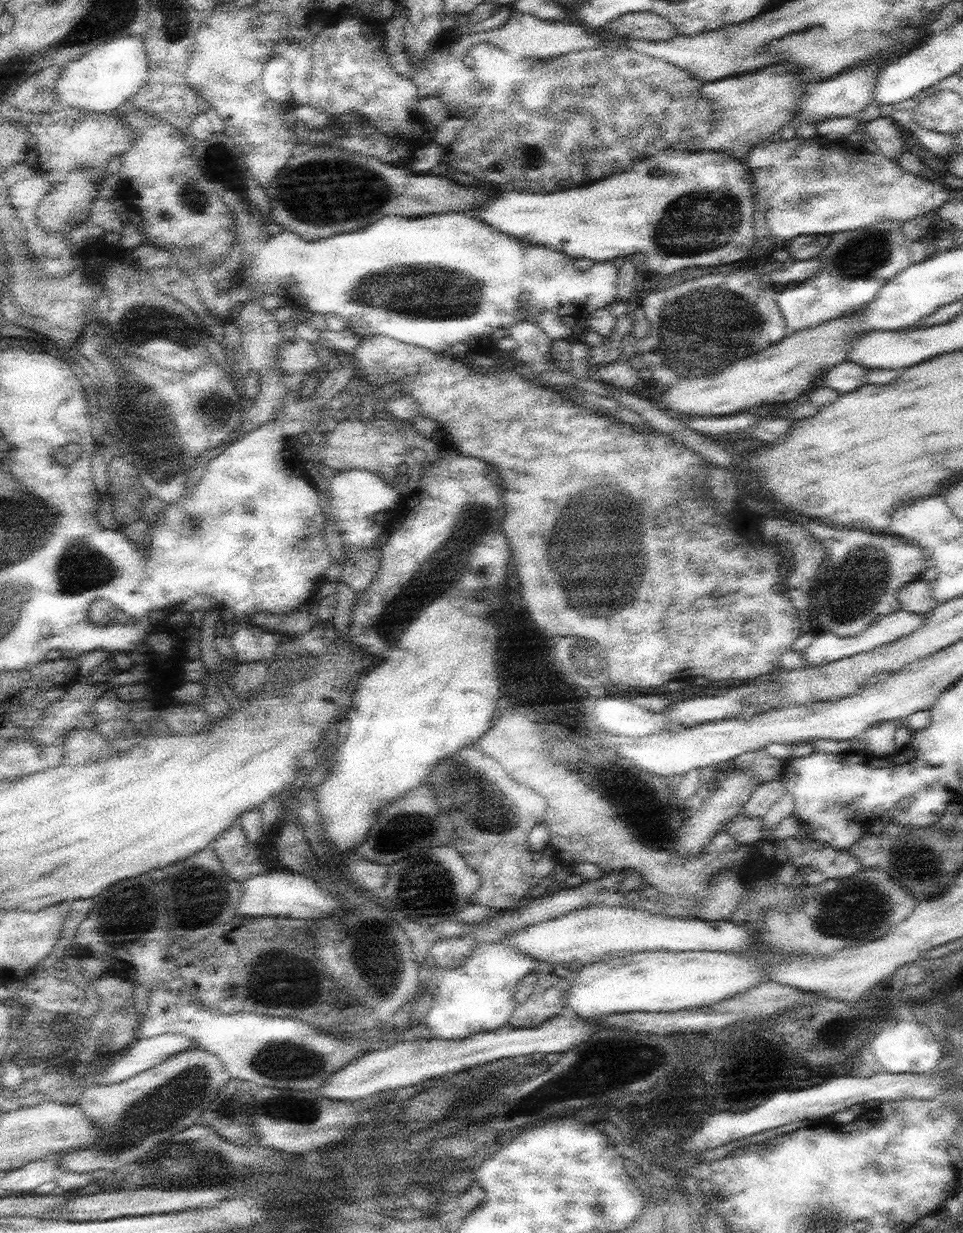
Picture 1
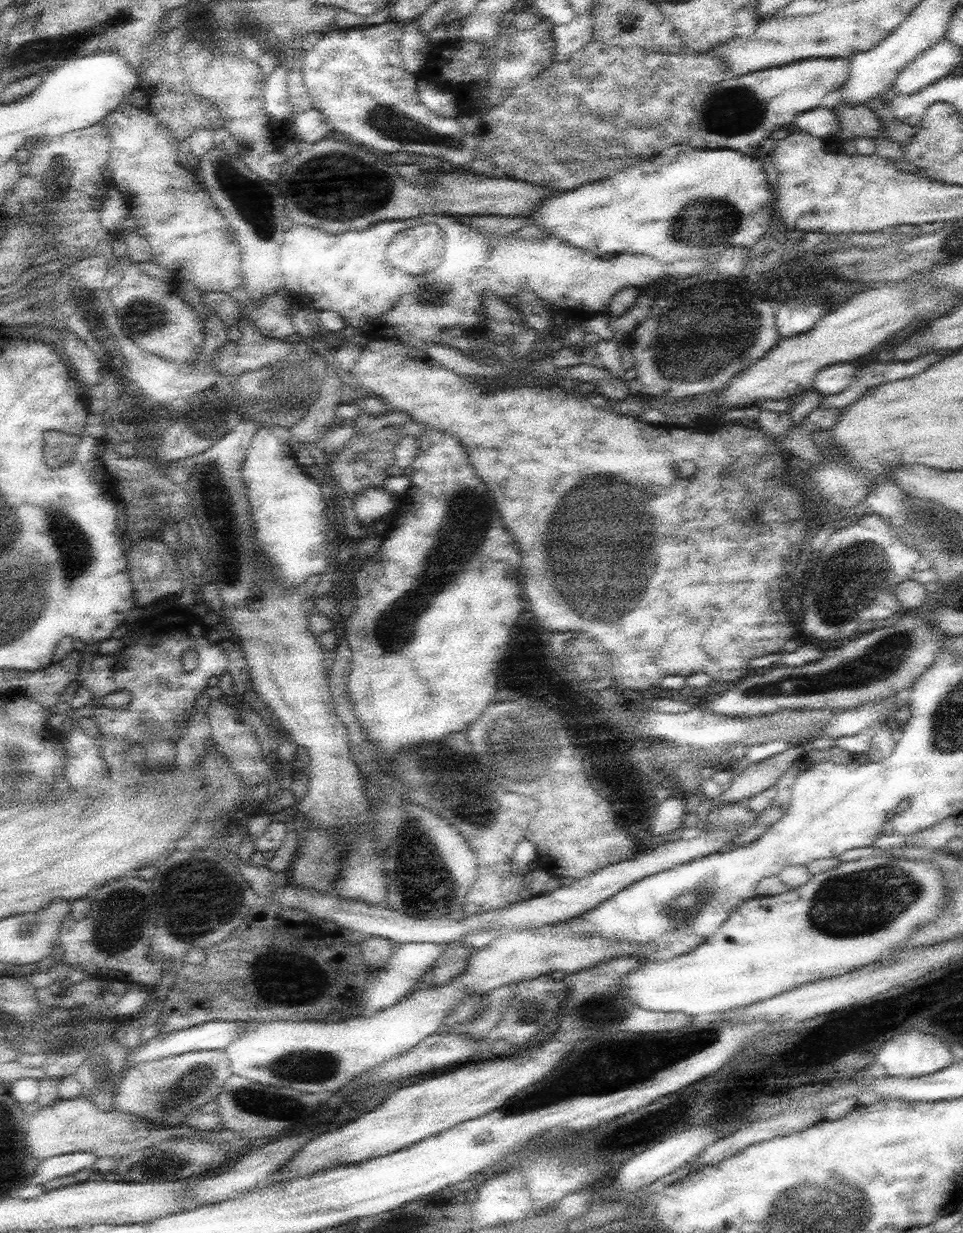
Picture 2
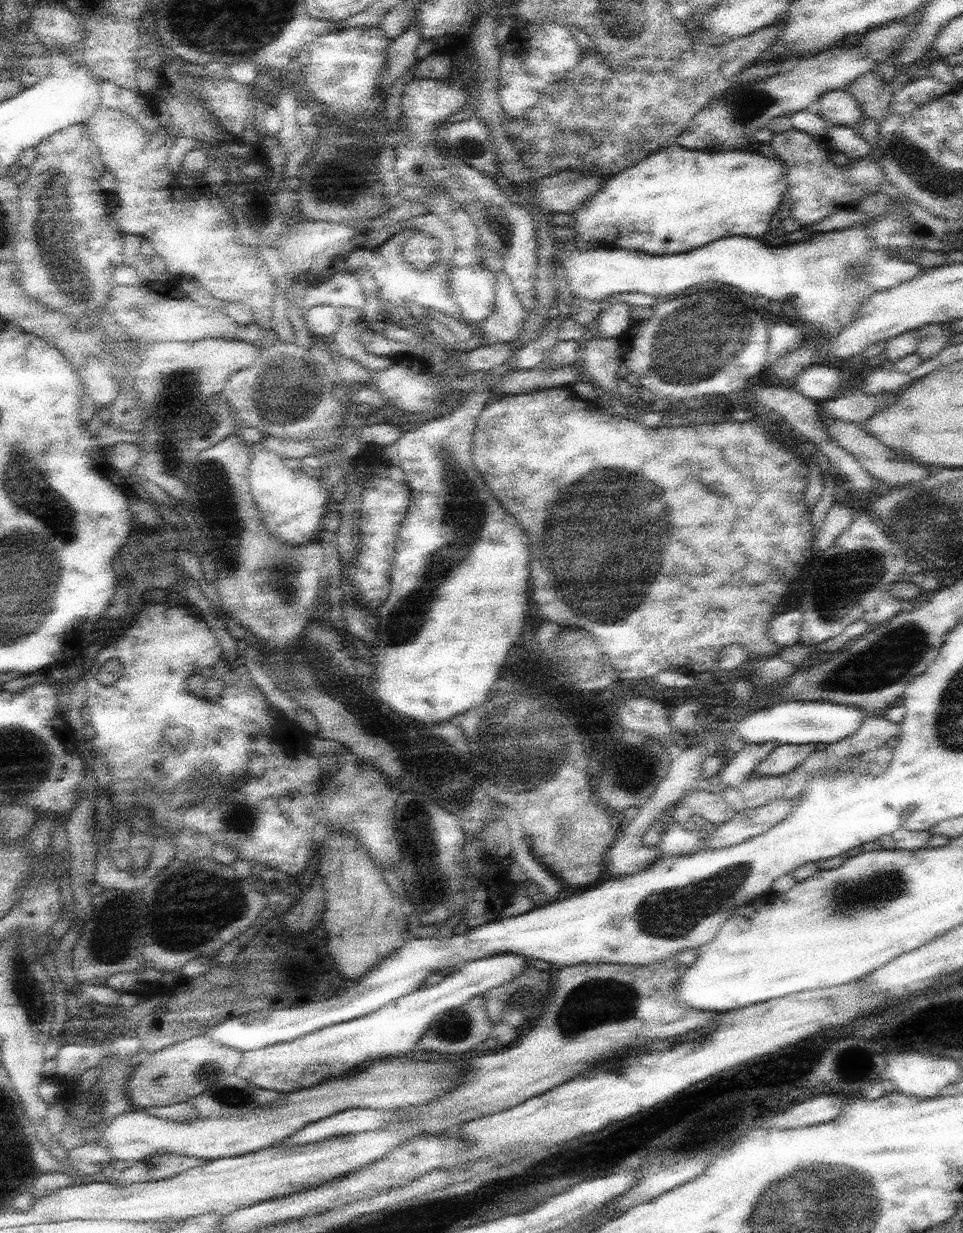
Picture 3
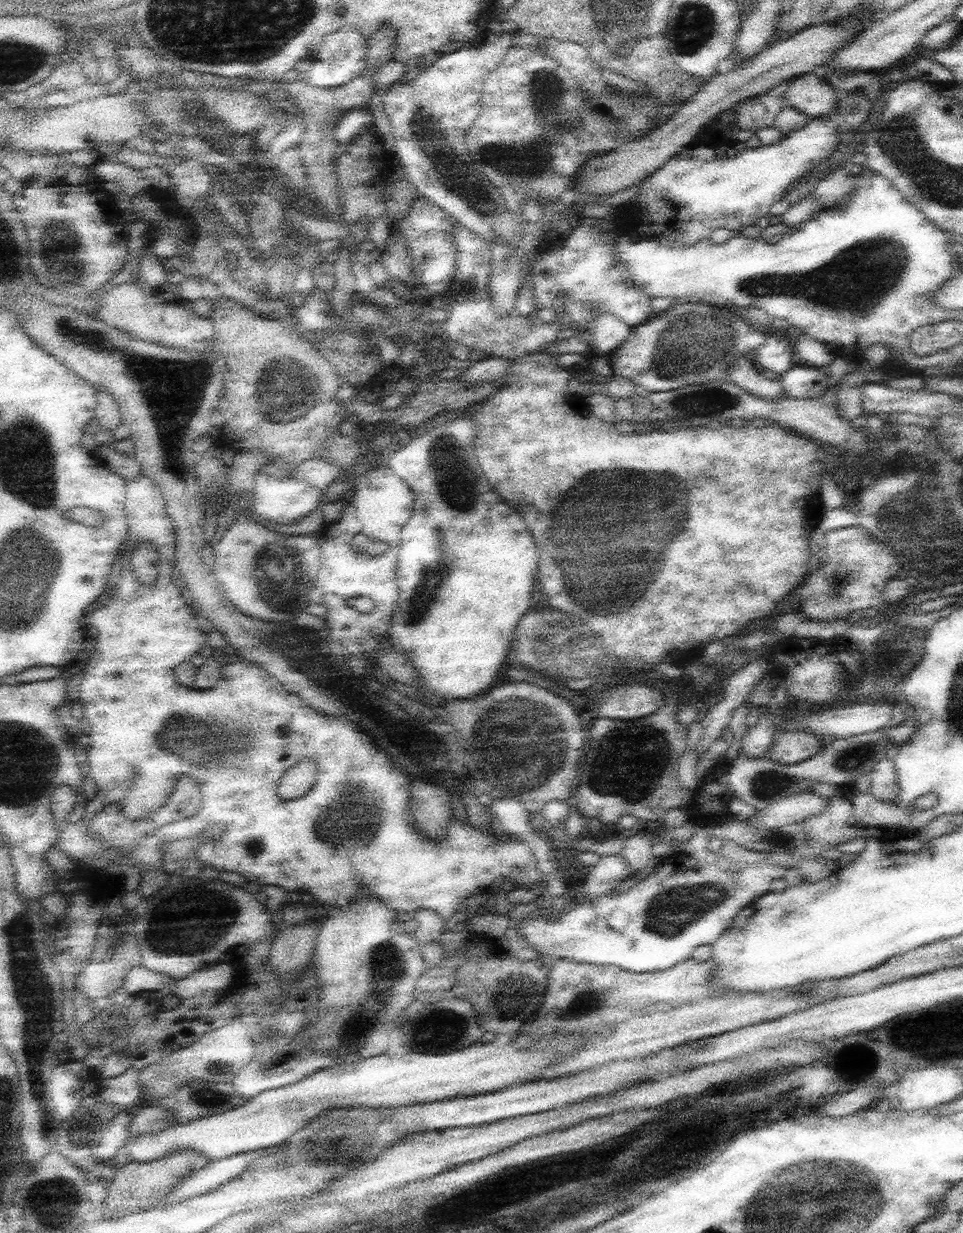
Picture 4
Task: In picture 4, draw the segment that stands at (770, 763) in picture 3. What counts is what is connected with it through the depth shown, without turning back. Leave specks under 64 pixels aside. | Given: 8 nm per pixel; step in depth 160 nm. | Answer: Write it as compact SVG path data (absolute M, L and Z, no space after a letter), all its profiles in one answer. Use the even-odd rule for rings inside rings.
M802 729L783 731L767 755L778 764L798 764L818 754L826 744L824 738L822 735L804 732Z

